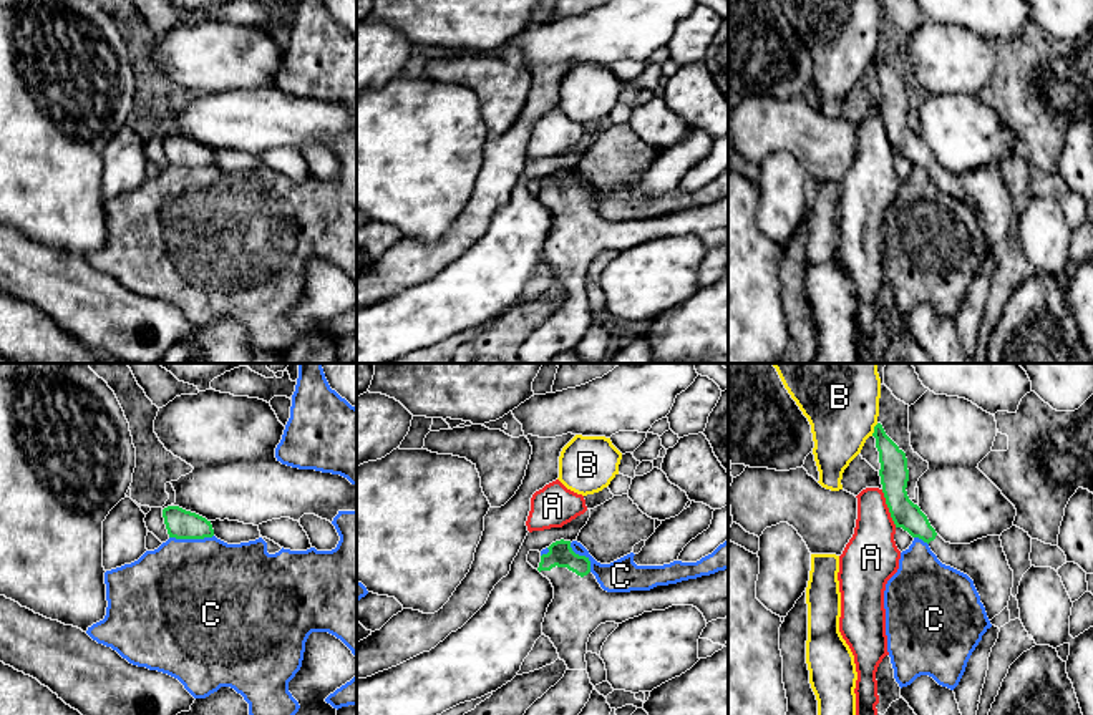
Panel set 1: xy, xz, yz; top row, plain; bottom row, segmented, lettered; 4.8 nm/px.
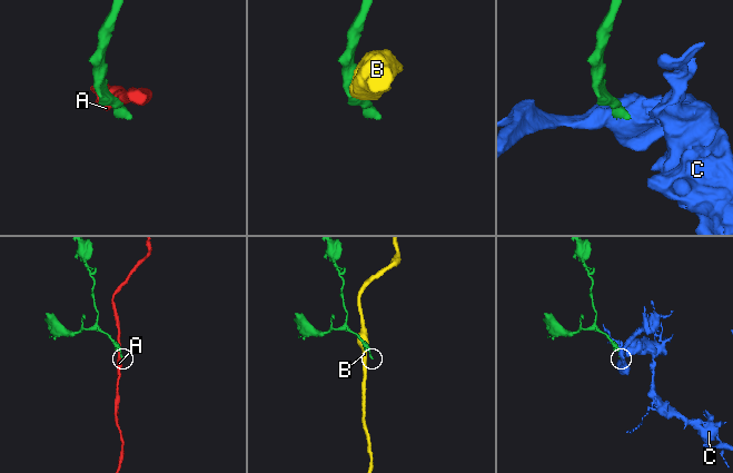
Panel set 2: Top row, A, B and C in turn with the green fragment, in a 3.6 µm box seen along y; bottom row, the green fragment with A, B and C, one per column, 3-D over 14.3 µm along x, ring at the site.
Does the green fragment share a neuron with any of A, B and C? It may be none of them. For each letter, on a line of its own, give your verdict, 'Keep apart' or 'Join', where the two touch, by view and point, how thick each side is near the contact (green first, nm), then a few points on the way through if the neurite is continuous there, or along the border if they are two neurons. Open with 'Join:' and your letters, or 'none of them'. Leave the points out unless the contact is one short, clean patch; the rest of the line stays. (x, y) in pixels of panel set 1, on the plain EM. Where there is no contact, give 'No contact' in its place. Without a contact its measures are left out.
Join: none of them
A: Keep apart. Touches green at yz (888, 135). Thickness 140 nm (green) against 260 nm. Boundary: yz (881, 118), (896, 155)
B: Keep apart. Touches green at yz (874, 58). Thickness 140 nm (green) against 360 nm
C: Keep apart. Touches green at xy (191, 166). Thickness 140 nm (green) against 500 nm. Boundary: xy (213, 163), (203, 166), (170, 166)

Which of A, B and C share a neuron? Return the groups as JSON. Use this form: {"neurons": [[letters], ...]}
{"neurons": [["A", "B"], ["C"]]}

